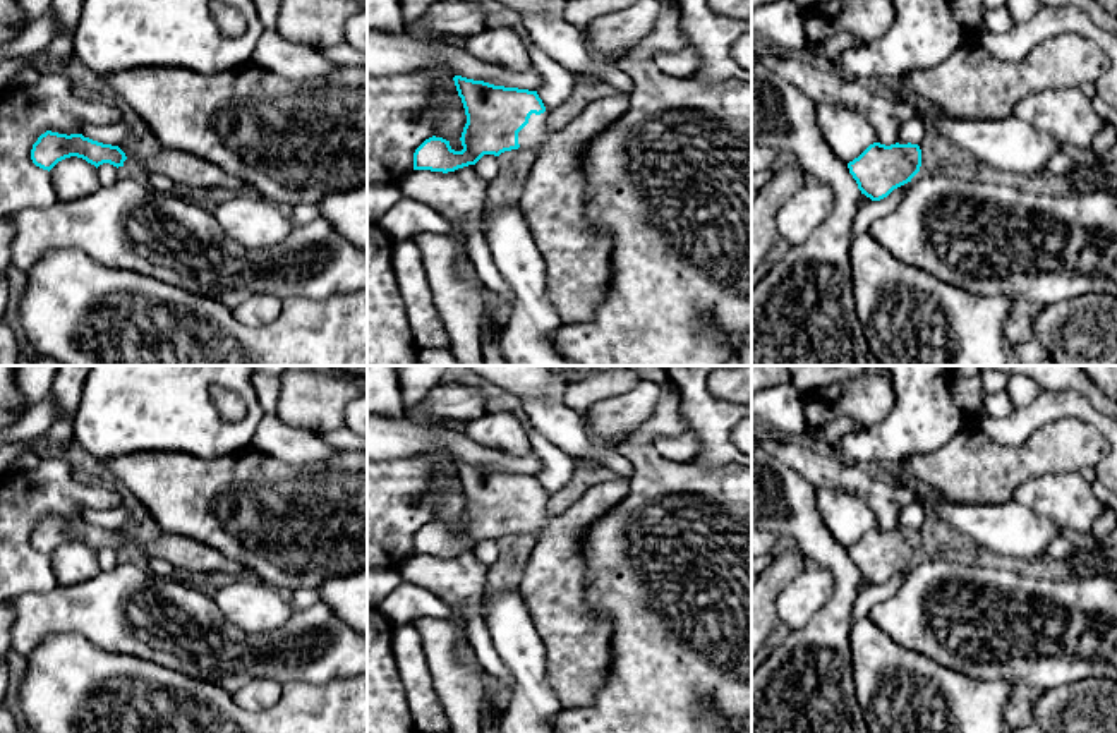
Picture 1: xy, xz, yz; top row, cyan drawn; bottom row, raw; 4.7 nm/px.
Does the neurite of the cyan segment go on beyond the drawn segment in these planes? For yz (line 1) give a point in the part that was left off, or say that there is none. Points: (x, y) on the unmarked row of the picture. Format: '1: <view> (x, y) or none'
1: none

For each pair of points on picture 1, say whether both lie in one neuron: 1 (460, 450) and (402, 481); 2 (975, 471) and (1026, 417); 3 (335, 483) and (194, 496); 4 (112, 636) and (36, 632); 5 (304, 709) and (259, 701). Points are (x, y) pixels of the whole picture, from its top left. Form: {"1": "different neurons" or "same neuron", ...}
{"1": "different neurons", "2": "different neurons", "3": "same neuron", "4": "same neuron", "5": "different neurons"}

